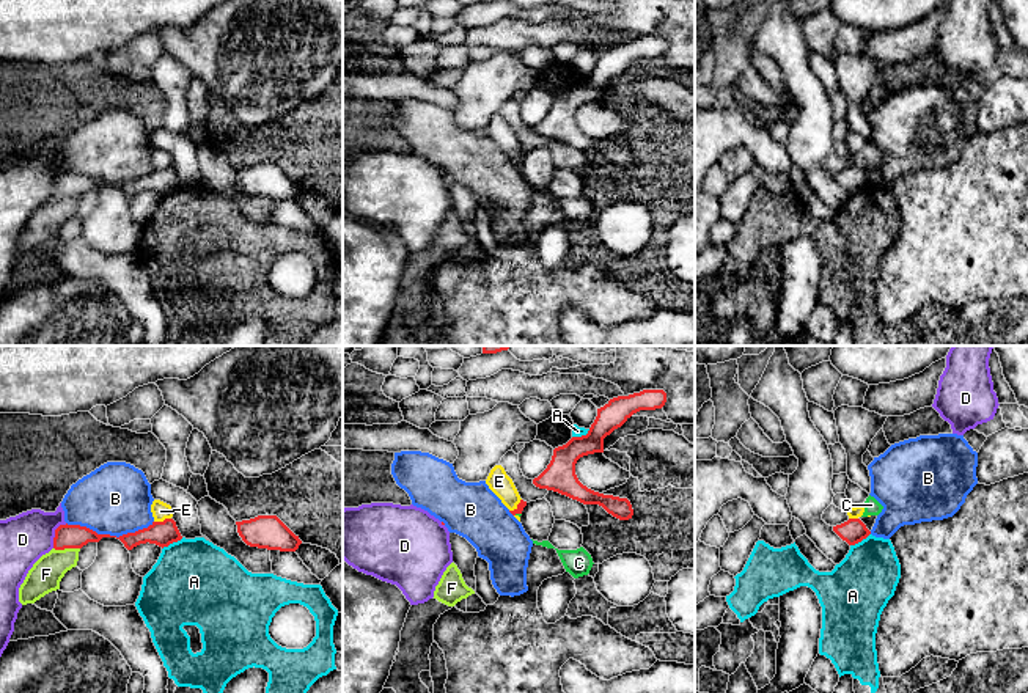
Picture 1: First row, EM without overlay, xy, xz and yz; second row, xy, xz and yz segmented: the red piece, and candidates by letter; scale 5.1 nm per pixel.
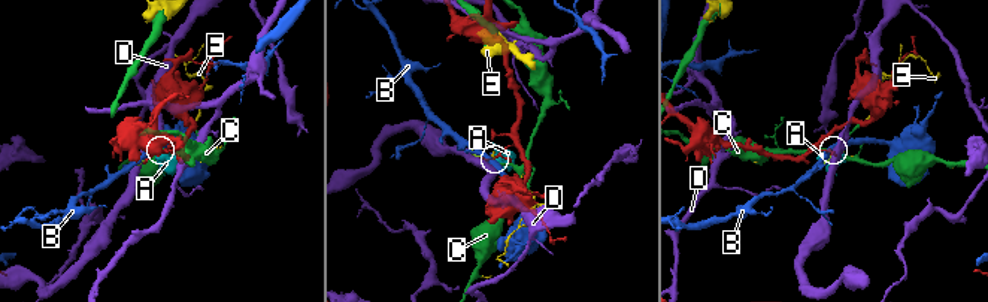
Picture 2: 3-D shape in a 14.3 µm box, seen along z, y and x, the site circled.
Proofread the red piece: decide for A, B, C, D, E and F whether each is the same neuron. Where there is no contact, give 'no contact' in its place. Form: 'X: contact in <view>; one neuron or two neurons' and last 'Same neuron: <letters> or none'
A: contact in xy; two neurons
B: contact in xy; two neurons
C: contact in xz; two neurons
D: contact in xy; two neurons
E: contact in xy; two neurons
F: contact in xy; two neurons
Same neuron: none

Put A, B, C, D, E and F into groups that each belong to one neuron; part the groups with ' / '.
A / B / C E / D / F

